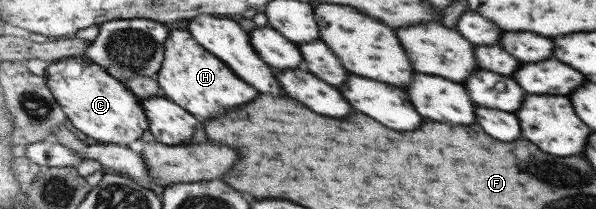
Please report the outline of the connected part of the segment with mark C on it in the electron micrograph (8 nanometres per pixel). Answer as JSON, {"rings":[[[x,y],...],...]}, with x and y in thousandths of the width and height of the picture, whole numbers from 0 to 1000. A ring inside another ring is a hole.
{"rings":[[[143,258],[81,297],[76,383],[122,603],[171,689],[228,699],[250,617],[238,469]]]}

